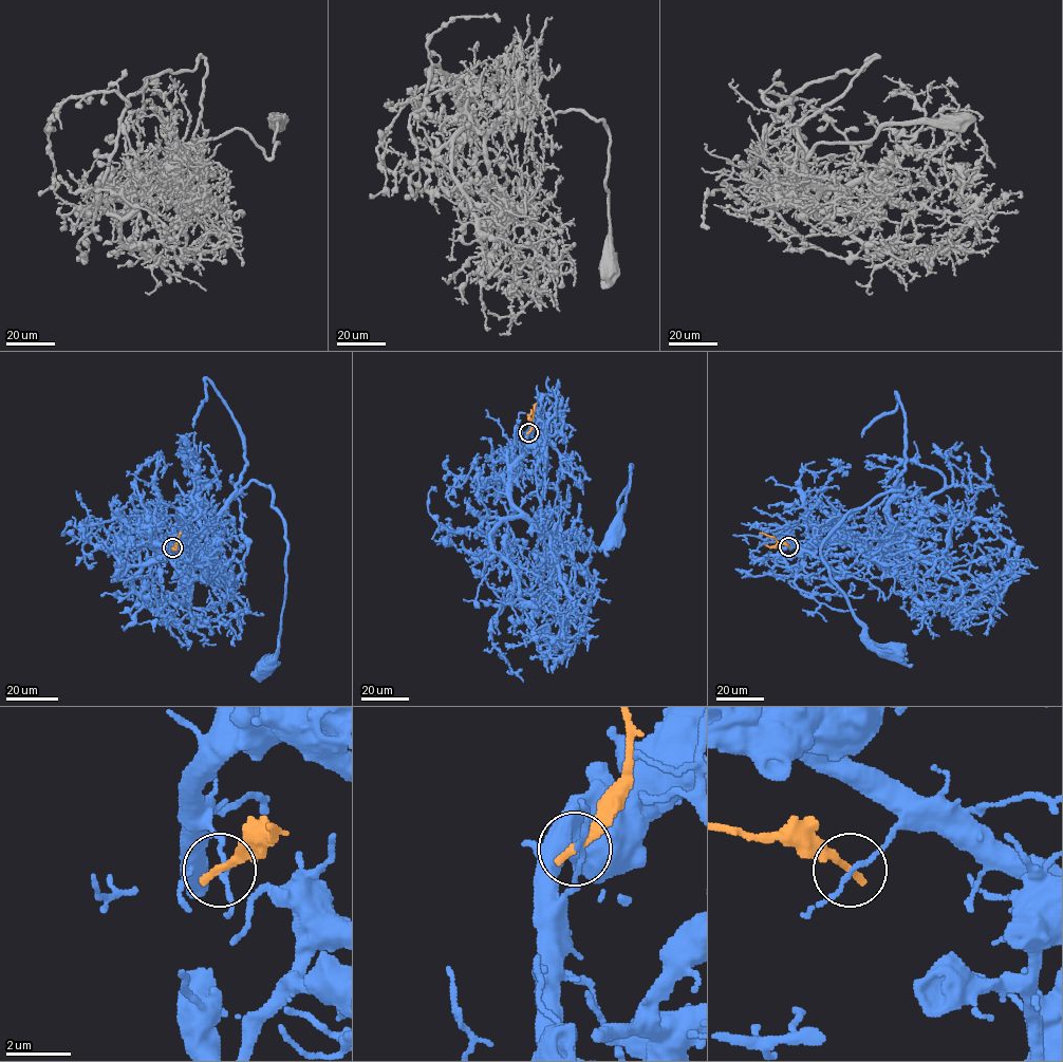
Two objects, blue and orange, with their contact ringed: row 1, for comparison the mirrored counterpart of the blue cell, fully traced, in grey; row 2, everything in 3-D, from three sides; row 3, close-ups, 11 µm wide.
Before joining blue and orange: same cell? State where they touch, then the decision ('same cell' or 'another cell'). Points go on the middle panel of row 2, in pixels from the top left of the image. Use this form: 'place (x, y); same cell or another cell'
place (528, 432); another cell

